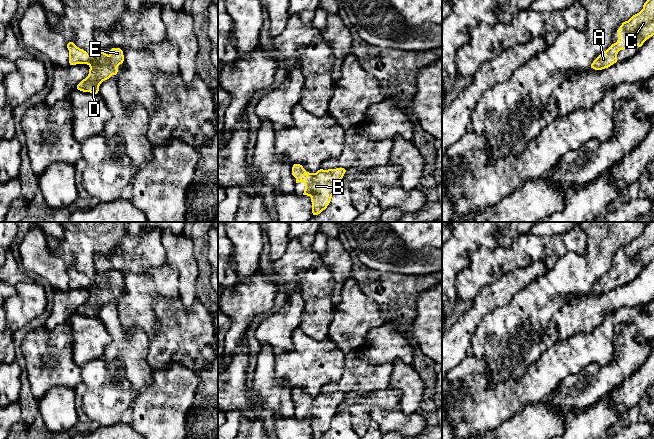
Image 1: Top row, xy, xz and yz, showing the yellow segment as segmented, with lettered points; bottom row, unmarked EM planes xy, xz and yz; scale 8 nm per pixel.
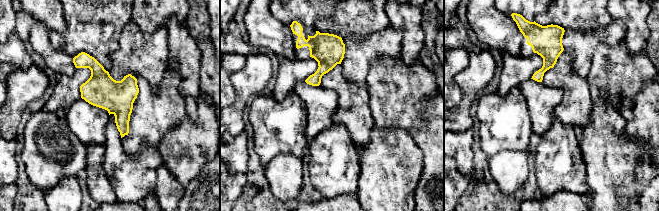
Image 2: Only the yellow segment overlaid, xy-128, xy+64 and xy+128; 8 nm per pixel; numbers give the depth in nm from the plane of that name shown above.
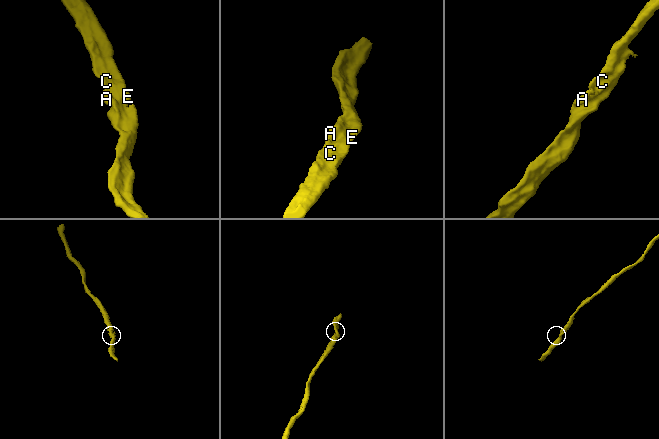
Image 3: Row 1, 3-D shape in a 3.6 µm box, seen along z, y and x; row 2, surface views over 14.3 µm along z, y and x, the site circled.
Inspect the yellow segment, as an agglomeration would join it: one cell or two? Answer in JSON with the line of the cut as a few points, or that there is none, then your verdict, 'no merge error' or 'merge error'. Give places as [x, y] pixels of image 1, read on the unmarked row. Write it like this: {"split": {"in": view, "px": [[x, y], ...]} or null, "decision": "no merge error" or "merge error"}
{"split": null, "decision": "no merge error"}

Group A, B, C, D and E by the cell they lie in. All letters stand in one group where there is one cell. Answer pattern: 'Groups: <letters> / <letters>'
Groups: A B C D E

